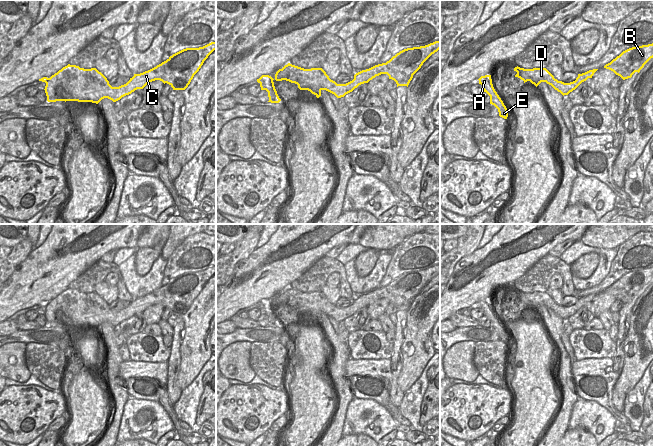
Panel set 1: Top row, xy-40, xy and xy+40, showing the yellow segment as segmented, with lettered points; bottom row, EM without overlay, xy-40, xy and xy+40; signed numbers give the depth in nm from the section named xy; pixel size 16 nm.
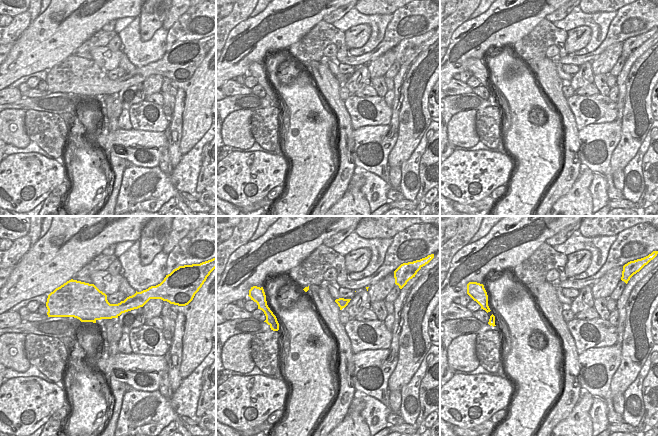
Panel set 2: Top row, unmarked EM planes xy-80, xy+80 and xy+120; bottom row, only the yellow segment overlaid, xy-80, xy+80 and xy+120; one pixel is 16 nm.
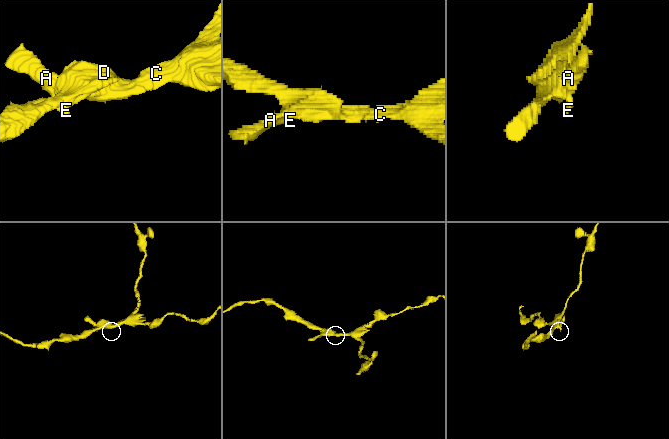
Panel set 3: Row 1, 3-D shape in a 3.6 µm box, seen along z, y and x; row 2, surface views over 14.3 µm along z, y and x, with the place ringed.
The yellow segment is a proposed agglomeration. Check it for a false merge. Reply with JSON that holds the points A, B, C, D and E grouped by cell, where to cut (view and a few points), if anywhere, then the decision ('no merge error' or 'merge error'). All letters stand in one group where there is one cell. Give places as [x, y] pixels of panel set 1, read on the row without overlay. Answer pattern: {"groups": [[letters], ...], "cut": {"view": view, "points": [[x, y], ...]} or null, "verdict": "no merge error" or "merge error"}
{"groups": [["A", "B", "C", "D", "E"]], "cut": null, "verdict": "no merge error"}

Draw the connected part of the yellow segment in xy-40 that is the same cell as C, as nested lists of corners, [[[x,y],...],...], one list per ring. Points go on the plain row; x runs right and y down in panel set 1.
[[[211,266],[199,272],[186,272],[172,280],[156,291],[140,298],[134,298],[130,304],[119,311],[112,311],[107,302],[96,292],[84,293],[76,289],[63,291],[50,302],[43,301],[39,305],[45,306],[45,317],[48,326],[56,325],[78,325],[92,326],[98,328],[102,323],[108,322],[113,326],[120,324],[122,321],[131,318],[137,313],[143,313],[149,306],[160,304],[164,308],[169,308],[173,314],[185,314],[199,295],[208,280],[216,274],[216,266]]]

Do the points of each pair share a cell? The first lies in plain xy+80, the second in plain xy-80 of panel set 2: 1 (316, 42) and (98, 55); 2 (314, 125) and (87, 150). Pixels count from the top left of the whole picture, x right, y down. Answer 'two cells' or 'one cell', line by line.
1: two cells
2: one cell

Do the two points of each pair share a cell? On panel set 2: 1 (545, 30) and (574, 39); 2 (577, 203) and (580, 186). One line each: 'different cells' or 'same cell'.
1: different cells
2: same cell

